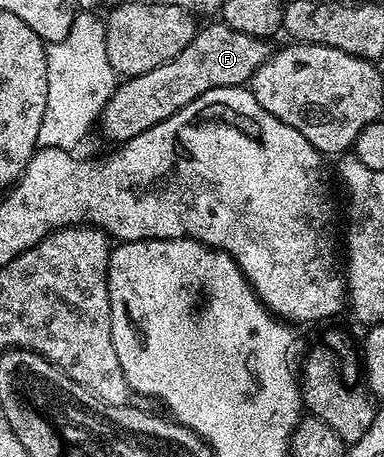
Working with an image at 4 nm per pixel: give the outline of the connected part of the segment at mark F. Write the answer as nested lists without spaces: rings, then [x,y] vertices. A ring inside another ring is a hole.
[[[211,21],[207,24],[209,24],[208,27],[200,26],[196,30],[193,42],[185,49],[181,49],[181,53],[177,53],[177,57],[165,61],[165,65],[157,65],[157,69],[149,69],[149,73],[124,78],[116,86],[98,121],[98,126],[103,127],[104,133],[109,138],[116,139],[116,144],[122,145],[128,139],[145,133],[145,129],[173,117],[173,113],[185,109],[185,105],[197,101],[197,97],[201,97],[201,93],[209,93],[209,89],[242,86],[250,82],[257,69],[273,52],[268,40],[255,39],[249,37],[248,34],[238,33],[236,30],[229,29],[229,25],[225,25],[221,21]]]

